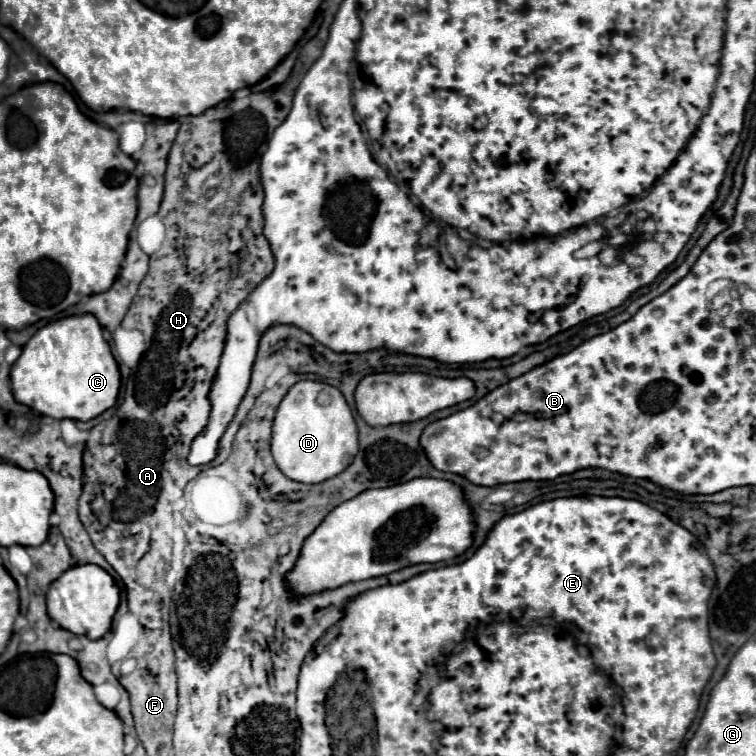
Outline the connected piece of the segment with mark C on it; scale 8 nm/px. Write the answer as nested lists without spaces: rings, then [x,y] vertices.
[[[93,314],[69,316],[49,322],[47,326],[37,330],[33,338],[23,346],[23,352],[17,358],[17,362],[11,366],[11,390],[17,402],[55,420],[69,418],[85,422],[109,410],[117,402],[119,394],[119,368],[109,344],[103,338],[103,330],[97,318]]]

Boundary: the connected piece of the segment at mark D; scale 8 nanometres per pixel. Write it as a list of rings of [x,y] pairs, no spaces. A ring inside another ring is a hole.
[[[299,380],[281,400],[273,420],[271,452],[281,472],[303,484],[317,484],[337,476],[359,450],[357,424],[343,394],[325,382]]]

